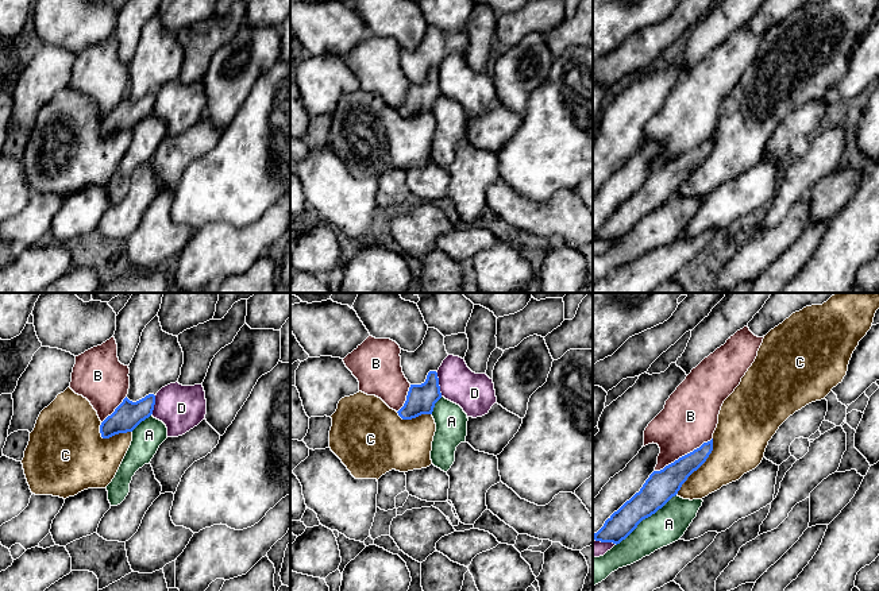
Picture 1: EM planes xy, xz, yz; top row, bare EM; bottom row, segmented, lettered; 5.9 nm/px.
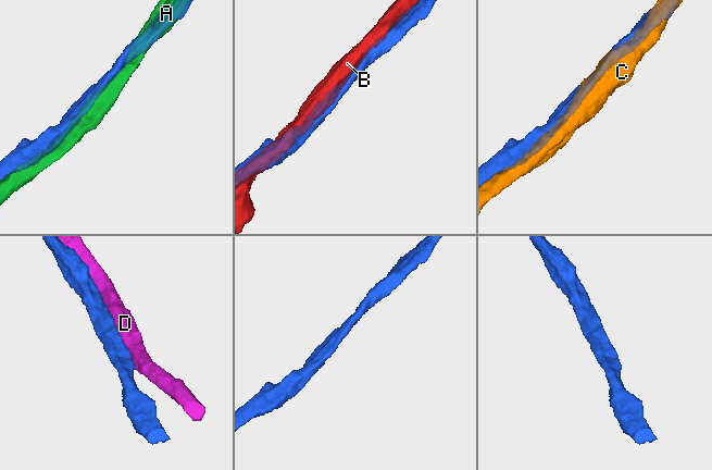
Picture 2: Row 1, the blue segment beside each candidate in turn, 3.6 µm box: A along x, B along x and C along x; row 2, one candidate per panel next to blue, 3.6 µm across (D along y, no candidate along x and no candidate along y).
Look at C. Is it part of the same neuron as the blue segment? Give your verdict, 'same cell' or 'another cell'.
same cell

